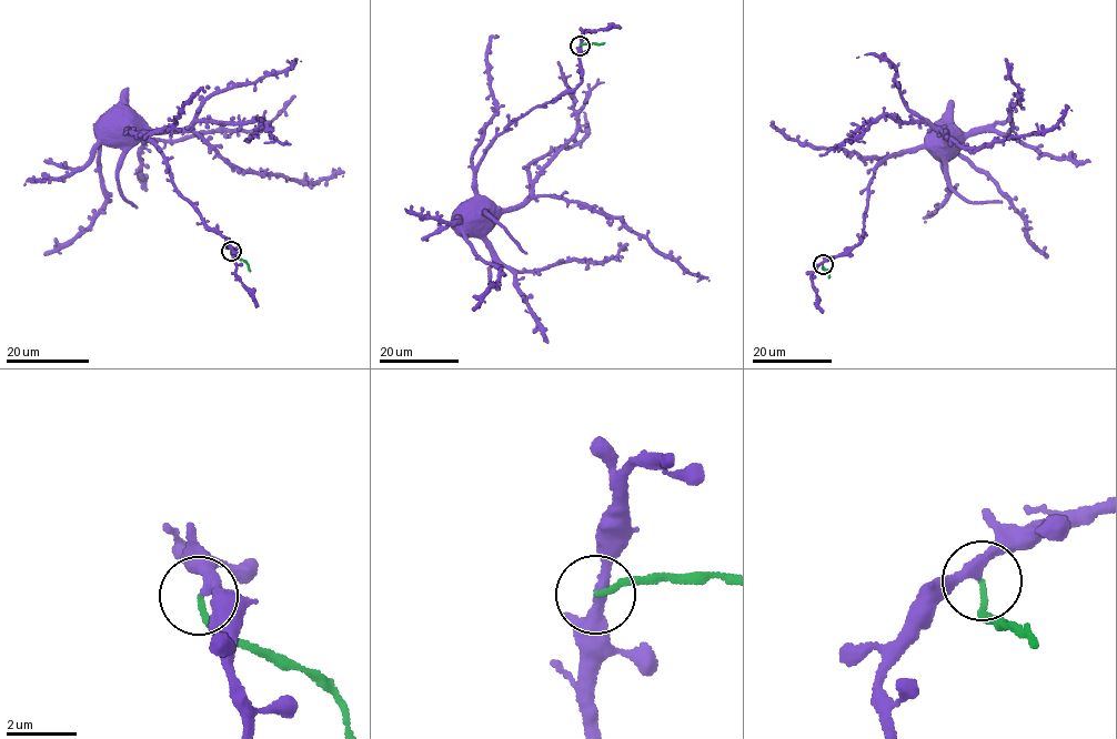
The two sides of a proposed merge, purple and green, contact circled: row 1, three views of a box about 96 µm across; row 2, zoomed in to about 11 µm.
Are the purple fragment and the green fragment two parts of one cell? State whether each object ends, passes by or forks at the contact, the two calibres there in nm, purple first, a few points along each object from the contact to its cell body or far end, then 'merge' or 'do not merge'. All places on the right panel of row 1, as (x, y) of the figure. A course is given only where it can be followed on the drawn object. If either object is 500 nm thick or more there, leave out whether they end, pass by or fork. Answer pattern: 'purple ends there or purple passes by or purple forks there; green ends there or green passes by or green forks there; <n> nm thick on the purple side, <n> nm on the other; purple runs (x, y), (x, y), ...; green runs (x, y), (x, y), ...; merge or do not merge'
purple passes by; green ends there; 280 nm thick on the purple side, 150 nm on the other; purple runs (822, 264), (845, 255), (863, 235), (863, 214), (875, 169), (887, 159), (916, 151), (929, 132); green runs (822, 264), (828, 277); do not merge

